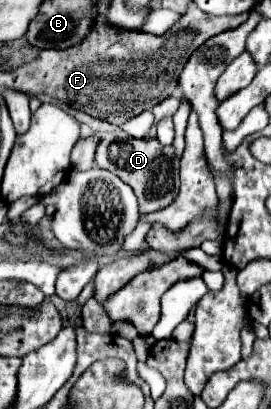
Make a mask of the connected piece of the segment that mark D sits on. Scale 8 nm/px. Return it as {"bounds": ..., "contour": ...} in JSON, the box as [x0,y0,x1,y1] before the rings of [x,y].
{"bounds":[96,128,180,216],"contour":[[[122,128],[102,132],[98,138],[100,140],[96,146],[96,166],[114,172],[134,190],[142,216],[168,206],[176,198],[180,160],[176,156],[174,146],[160,146],[156,138],[132,138]]]}

